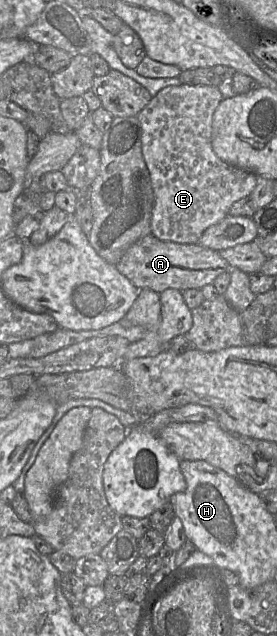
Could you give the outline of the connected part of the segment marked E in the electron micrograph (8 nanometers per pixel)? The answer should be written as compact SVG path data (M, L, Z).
M206 85L168 86L163 88L137 115L142 127L142 154L150 172L155 205L152 234L160 240L197 244L203 232L223 220L231 205L248 197L256 186L257 175L225 163L212 148L212 124L215 110L224 99L219 87Z

